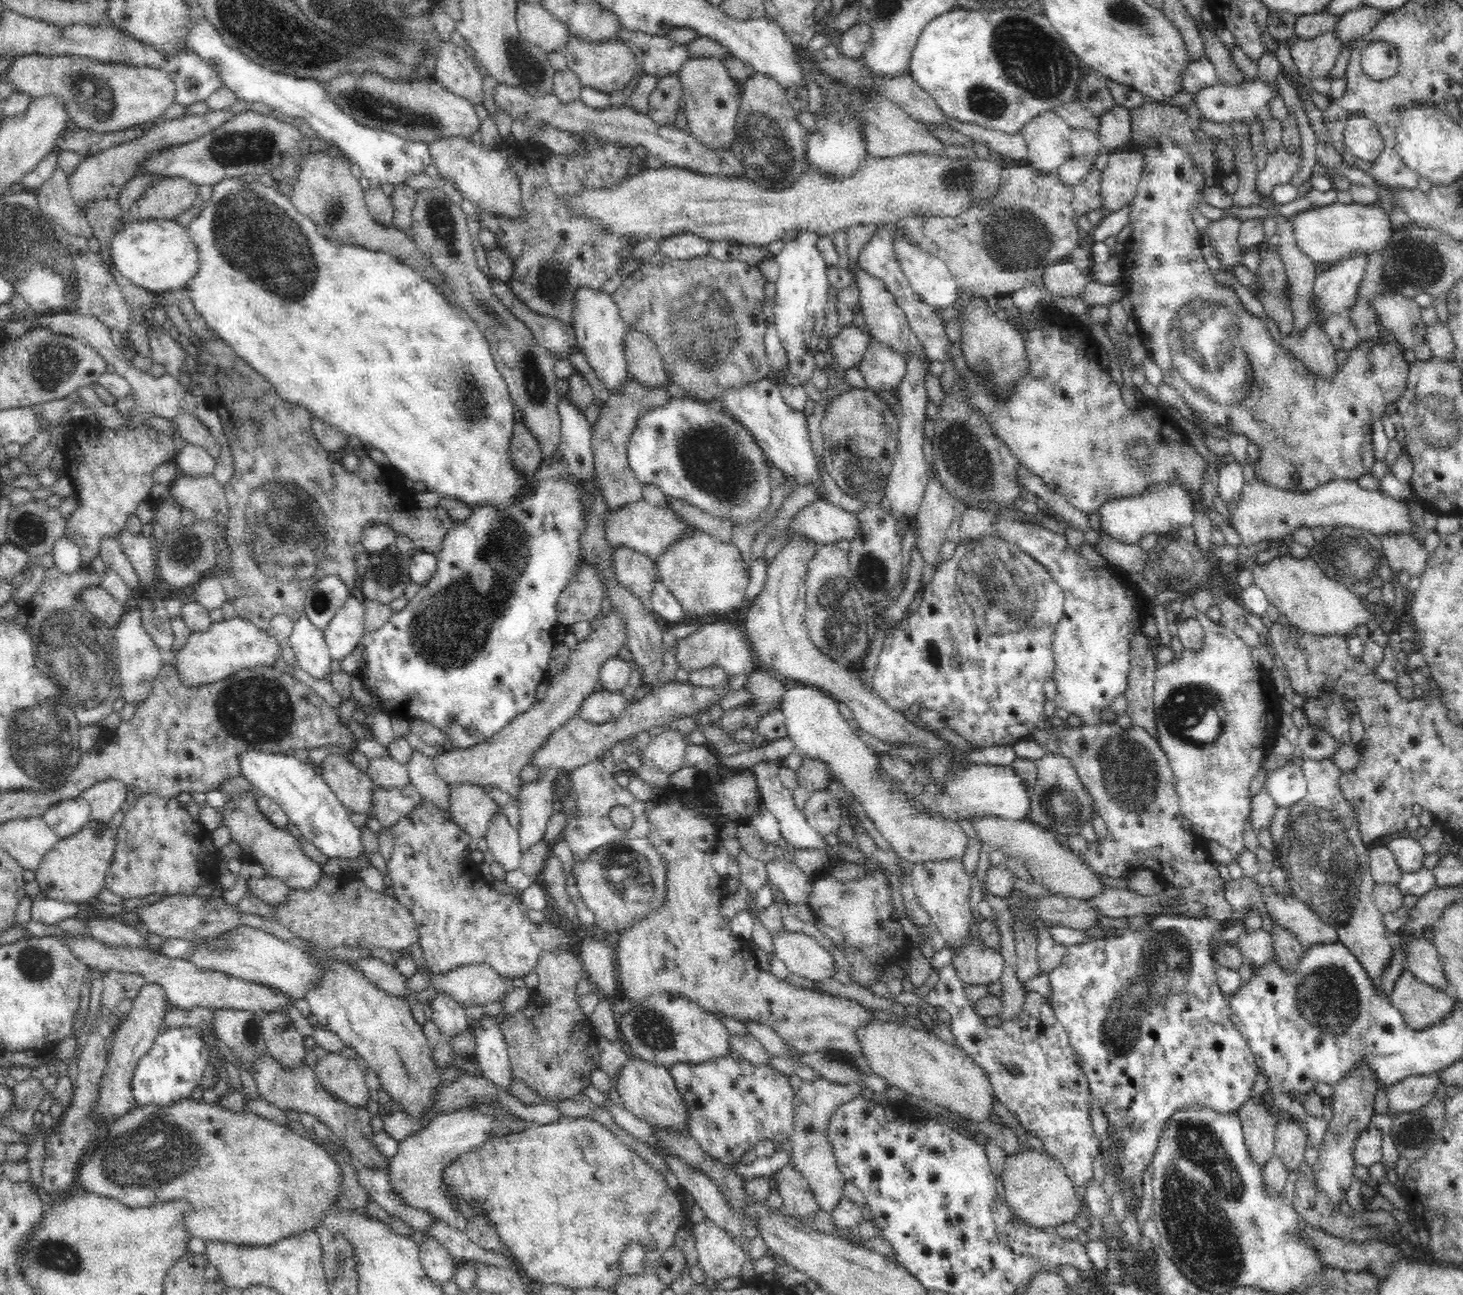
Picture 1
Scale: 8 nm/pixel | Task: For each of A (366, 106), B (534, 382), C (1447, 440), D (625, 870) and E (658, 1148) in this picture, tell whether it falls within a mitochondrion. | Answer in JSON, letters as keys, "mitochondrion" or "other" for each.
{"A":"mitochondrion","B":"mitochondrion","C":"mitochondrion","D":"mitochondrion","E":"other"}

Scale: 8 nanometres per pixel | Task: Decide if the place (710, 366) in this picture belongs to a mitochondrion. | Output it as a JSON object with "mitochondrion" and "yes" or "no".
{"mitochondrion":"yes"}

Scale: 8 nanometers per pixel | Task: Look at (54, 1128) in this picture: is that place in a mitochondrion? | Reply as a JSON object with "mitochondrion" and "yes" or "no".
{"mitochondrion":"no"}

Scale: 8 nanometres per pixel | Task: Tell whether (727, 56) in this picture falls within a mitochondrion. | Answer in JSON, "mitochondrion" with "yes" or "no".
{"mitochondrion":"no"}

